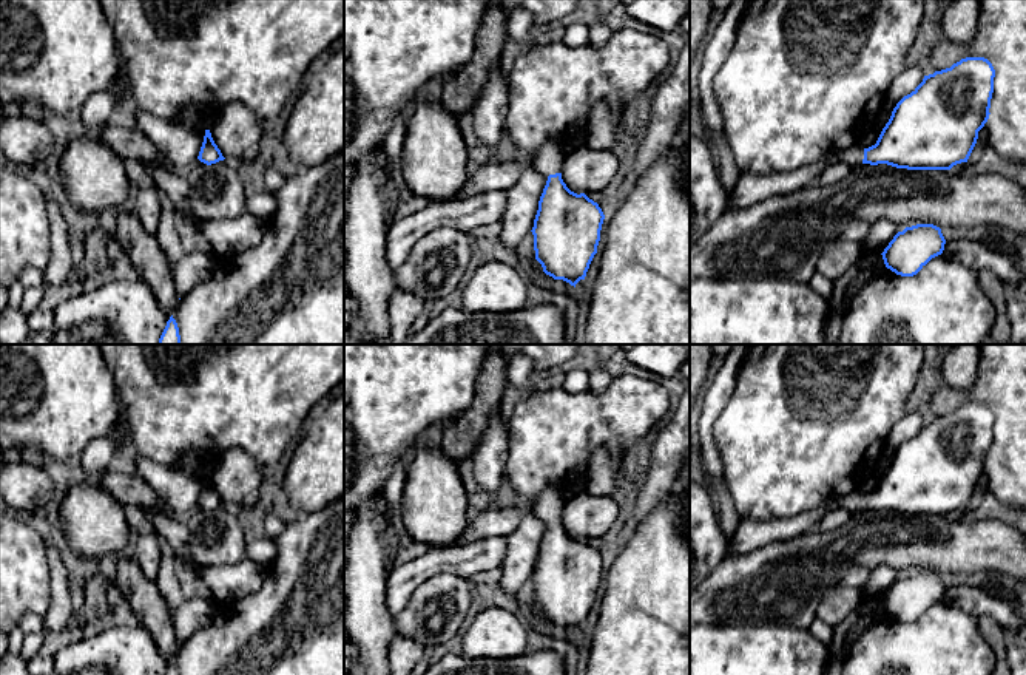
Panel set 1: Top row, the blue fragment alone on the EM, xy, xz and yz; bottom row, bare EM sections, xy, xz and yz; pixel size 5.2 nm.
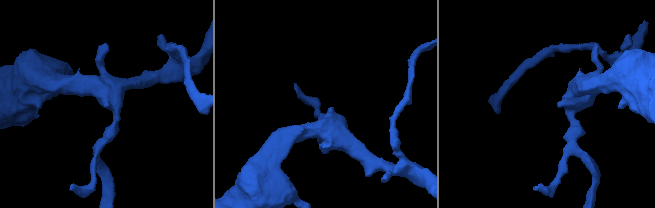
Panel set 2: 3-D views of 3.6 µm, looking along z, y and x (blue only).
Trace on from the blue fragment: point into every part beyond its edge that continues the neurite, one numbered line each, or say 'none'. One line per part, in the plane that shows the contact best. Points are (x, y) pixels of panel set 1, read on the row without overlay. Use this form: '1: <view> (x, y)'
1: yz (750, 533)

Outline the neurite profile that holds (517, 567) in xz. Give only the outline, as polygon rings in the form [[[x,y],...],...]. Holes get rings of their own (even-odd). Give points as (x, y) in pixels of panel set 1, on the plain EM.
[[[532,513],[523,517],[518,528],[506,536],[508,553],[501,564],[500,587],[508,595],[517,596],[521,585],[532,576],[548,522]]]

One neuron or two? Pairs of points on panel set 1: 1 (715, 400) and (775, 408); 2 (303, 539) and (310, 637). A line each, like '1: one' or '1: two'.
1: two
2: one

